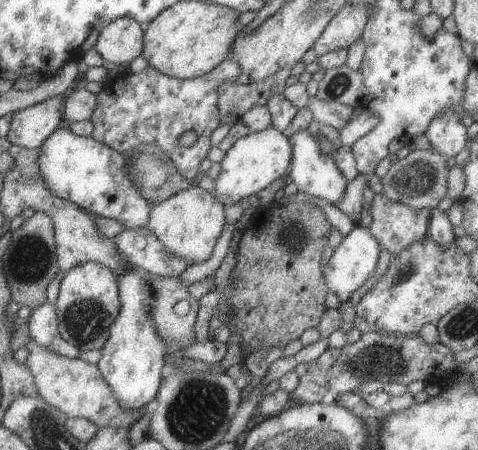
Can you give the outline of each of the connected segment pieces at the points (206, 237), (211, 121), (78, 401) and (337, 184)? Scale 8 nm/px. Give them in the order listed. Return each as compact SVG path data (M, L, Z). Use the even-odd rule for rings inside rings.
M197 185L180 189L169 198L155 202L151 206L146 228L163 244L165 250L169 250L175 258L187 260L187 266L192 266L211 257L224 224L223 204Z
M230 57L207 74L191 79L175 79L150 67L137 74L117 74L114 79L104 82L96 95L95 110L89 119L93 126L90 137L124 156L131 156L137 146L155 144L165 152L177 177L190 182L201 173L199 164L210 150L211 132L220 126L217 86L238 77L239 64ZM184 132L194 132L197 137L189 147L178 143Z
M31 339L25 344L25 348L29 350L25 365L33 376L38 396L41 396L47 405L53 406L59 413L63 412L66 417L83 418L89 424L95 424L97 430L101 428L126 428L128 430L140 418L135 410L125 410L117 404L95 364L88 364L79 360L78 357L57 356L55 352L47 350L45 346L35 344Z
M306 129L297 130L297 132L289 134L288 138L289 144L291 144L291 164L288 170L288 180L297 186L299 193L315 197L320 204L327 203L336 206L337 202L343 198L348 181L335 167L332 158L321 152L318 142Z

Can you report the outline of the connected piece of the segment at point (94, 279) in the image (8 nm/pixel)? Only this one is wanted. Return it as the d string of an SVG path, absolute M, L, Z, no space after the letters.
M83 262L64 272L55 306L61 338L80 352L97 350L109 338L109 326L119 314L119 292L113 272L97 262Z

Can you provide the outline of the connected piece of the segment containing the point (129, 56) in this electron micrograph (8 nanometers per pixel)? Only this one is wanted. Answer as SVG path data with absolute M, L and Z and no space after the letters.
M119 16L100 28L95 51L105 62L129 64L143 50L143 30L135 20Z

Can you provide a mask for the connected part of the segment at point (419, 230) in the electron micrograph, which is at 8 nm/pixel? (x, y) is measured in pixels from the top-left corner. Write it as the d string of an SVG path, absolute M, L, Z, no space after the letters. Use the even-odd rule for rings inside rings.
M379 192L374 194L367 212L371 214L368 230L389 256L407 250L409 244L421 242L428 236L429 209L415 210L402 203L391 202Z

